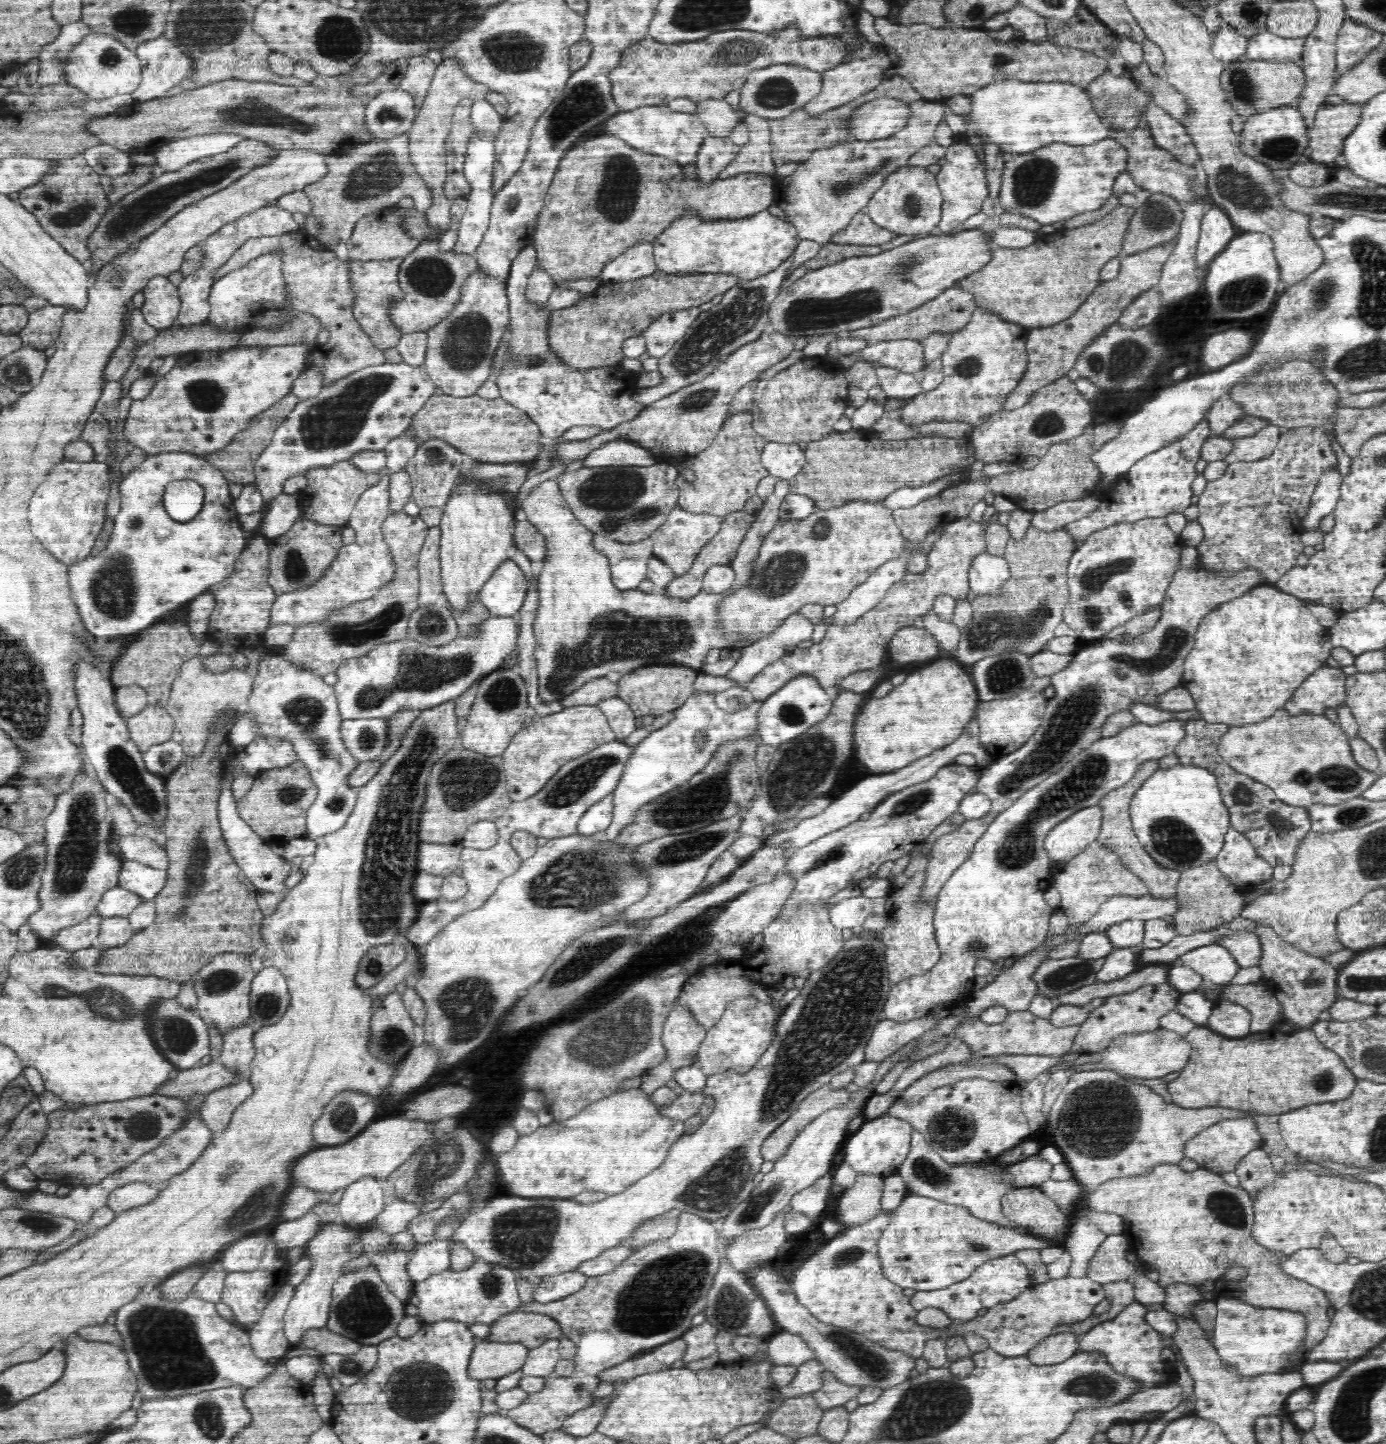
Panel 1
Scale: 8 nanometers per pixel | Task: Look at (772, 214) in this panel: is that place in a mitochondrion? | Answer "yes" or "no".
no

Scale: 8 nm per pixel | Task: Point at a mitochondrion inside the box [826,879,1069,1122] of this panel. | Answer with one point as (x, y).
(978, 945)

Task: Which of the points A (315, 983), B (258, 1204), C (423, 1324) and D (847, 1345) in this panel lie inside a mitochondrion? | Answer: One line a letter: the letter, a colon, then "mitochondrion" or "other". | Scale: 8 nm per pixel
A: other
B: mitochondrion
C: other
D: mitochondrion

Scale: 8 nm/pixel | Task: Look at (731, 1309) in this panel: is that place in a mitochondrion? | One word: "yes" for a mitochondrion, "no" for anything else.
yes

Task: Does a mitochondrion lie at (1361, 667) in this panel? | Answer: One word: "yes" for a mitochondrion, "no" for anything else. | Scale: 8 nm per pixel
no

